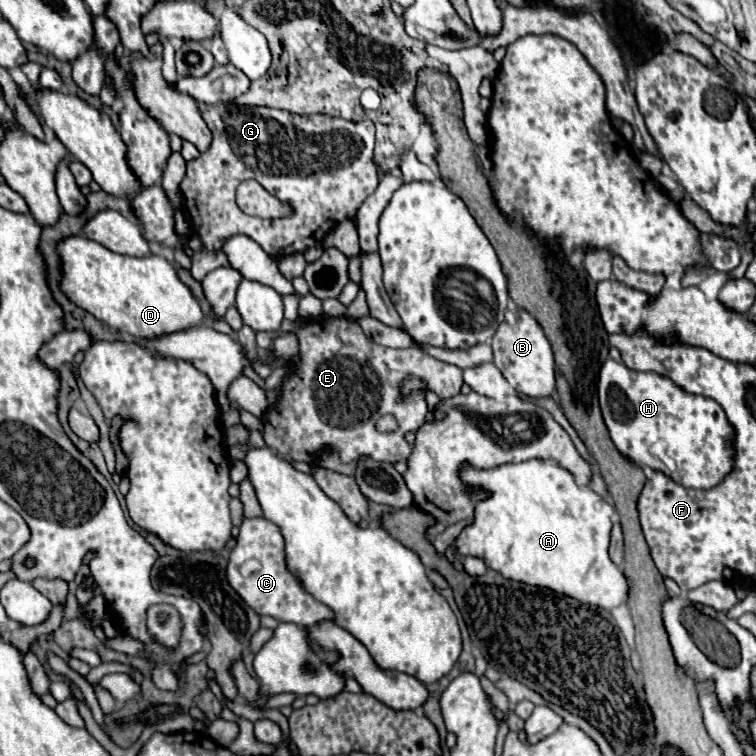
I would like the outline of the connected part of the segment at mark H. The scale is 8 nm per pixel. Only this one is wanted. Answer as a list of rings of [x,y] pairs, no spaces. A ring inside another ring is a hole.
[[[608,358],[600,370],[598,398],[612,442],[622,456],[628,456],[628,460],[640,464],[640,468],[648,466],[664,472],[674,482],[694,490],[714,488],[734,468],[734,428],[728,424],[722,406],[712,398],[688,394],[666,376],[636,372],[612,358]],[[660,438],[668,442],[668,456],[676,460],[676,470],[668,470],[664,462],[648,452]]]

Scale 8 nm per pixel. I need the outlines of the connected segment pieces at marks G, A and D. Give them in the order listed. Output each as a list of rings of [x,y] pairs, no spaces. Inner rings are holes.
[[[232,102],[206,108],[198,104],[198,108],[214,140],[208,152],[188,162],[180,192],[190,214],[192,232],[202,236],[208,250],[220,250],[222,242],[234,234],[246,234],[272,258],[304,252],[310,246],[322,244],[324,236],[340,220],[356,222],[360,204],[378,186],[376,164],[372,160],[372,120],[348,122],[326,114],[300,116],[288,110],[238,106]],[[248,178],[254,178],[278,200],[292,204],[294,214],[278,220],[244,214],[236,204],[236,188]]]
[[[526,460],[526,462],[520,462],[520,464],[504,464],[500,468],[494,468],[494,470],[474,470],[474,468],[468,468],[464,466],[462,468],[462,482],[466,486],[480,486],[484,490],[490,490],[492,496],[480,504],[476,504],[476,510],[474,510],[474,524],[464,528],[464,532],[456,538],[454,546],[460,554],[472,554],[472,556],[480,556],[486,560],[486,566],[500,572],[504,578],[508,580],[516,580],[516,582],[526,582],[530,586],[542,586],[542,588],[550,588],[558,594],[566,594],[570,598],[576,598],[578,602],[584,602],[584,604],[592,604],[592,606],[600,606],[600,608],[606,608],[606,610],[614,610],[622,604],[628,602],[628,580],[624,576],[624,572],[610,560],[608,556],[608,546],[610,546],[610,528],[612,528],[612,512],[614,512],[614,506],[610,504],[602,504],[600,502],[600,496],[590,490],[590,488],[580,488],[572,474],[568,474],[564,468],[560,468],[556,462],[552,460]]]
[[[70,236],[58,244],[64,280],[60,288],[80,308],[106,322],[110,328],[134,338],[156,340],[172,332],[190,330],[204,320],[204,312],[192,290],[178,278],[176,268],[164,256],[124,256],[84,236]]]

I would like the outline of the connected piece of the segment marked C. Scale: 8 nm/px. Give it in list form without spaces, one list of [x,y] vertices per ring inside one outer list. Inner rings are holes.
[[[252,518],[242,522],[240,536],[230,554],[226,574],[230,586],[260,616],[268,614],[278,622],[294,622],[304,628],[318,624],[320,620],[334,620],[334,612],[314,600],[308,592],[304,592],[294,580],[294,576],[288,572],[284,556],[284,538],[278,526],[266,518]],[[244,566],[250,566],[250,570],[244,570]]]

